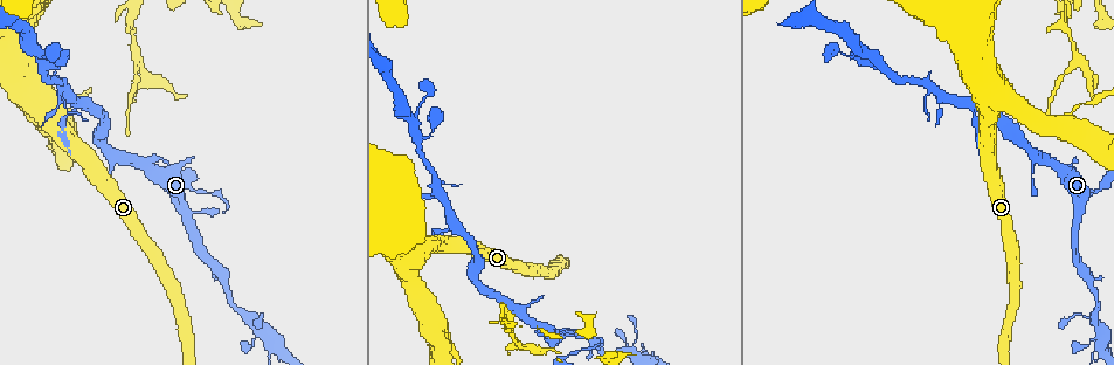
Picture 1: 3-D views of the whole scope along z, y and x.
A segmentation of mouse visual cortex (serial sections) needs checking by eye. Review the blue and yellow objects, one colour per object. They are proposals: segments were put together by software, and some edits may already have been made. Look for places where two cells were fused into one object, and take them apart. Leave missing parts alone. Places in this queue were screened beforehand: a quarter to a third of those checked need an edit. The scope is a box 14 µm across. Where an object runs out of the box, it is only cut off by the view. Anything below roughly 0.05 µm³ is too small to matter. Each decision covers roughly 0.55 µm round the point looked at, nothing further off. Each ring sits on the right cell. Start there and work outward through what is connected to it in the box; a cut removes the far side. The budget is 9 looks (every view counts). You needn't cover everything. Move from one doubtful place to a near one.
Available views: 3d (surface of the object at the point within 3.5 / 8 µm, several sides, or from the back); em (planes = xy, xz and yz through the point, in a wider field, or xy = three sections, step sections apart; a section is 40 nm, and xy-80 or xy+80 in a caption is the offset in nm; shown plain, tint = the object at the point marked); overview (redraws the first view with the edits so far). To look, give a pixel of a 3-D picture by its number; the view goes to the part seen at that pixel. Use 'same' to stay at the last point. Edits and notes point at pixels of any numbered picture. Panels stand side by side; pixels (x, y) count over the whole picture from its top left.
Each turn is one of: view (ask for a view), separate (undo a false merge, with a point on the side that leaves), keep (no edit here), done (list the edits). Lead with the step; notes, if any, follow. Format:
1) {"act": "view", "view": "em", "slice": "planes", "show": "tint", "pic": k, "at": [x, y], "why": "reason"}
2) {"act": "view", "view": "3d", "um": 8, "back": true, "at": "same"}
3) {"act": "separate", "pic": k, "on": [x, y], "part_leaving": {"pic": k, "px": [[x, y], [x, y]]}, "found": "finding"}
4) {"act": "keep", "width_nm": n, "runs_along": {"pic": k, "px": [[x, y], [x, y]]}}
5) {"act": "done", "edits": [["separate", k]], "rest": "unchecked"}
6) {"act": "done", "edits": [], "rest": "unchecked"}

{"act": "view", "view": "3d", "um": 8, "pic": 1, "at": [183, 210], "why": "arms part here"}

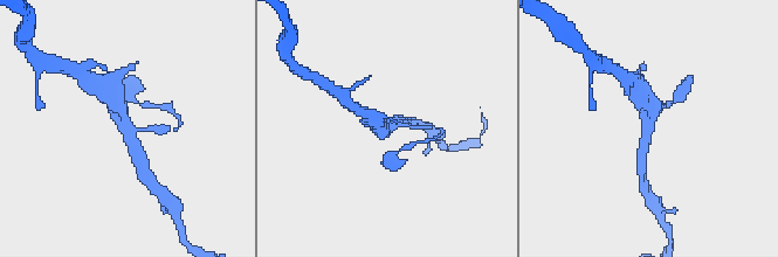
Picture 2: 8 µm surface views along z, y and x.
{"act": "view", "view": "3d", "um": 3.5, "pic": 2, "at": [127, 130]}

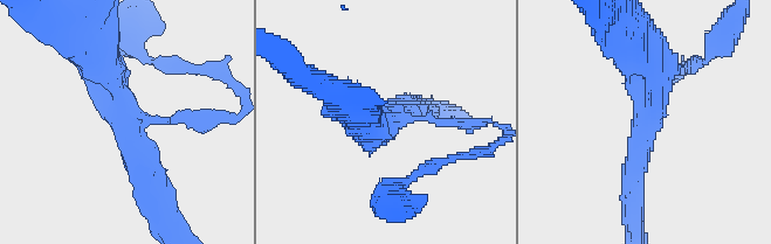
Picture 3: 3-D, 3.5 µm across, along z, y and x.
{"act": "view", "view": "em", "slice": "xy", "step": 5, "show": "tint", "pic": 3, "at": [389, 119], "arms": 3, "arm_widths_nm": [100, 350, 450], "why": "shape alone is not enough"}

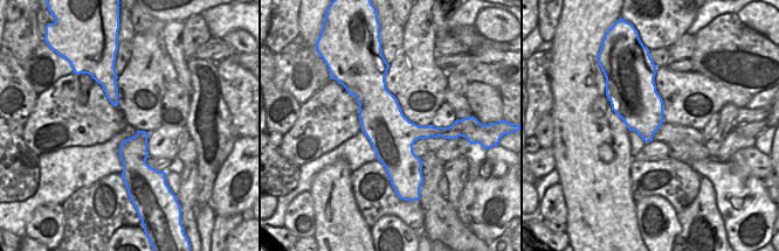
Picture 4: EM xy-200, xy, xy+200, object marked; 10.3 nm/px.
{"act": "separate", "pic": 3, "on": [198, 122], "border": {"pic": 4, "px": [[435, 127], [432, 136]]}, "found": "two cells meet here"}

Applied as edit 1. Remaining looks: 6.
{"act": "view", "view": "overview", "why": "redraw"}

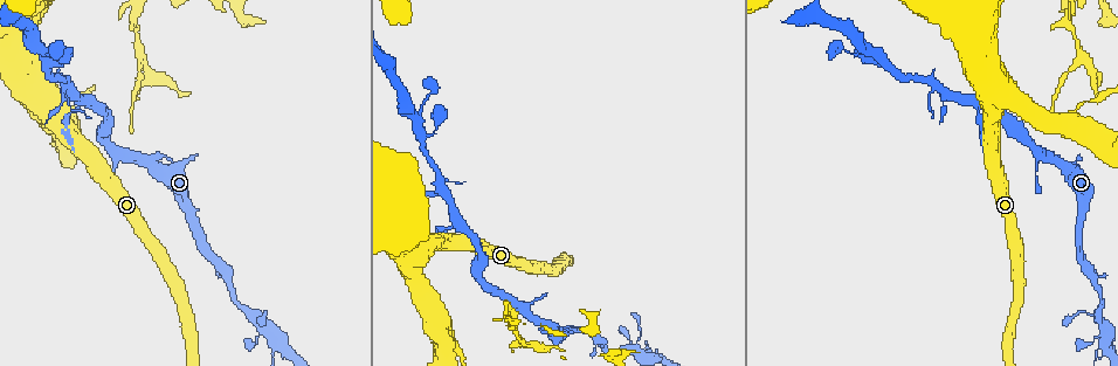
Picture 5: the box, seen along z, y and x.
{"act": "view", "view": "3d", "um": 3.5, "pic": 5, "at": [262, 331]}

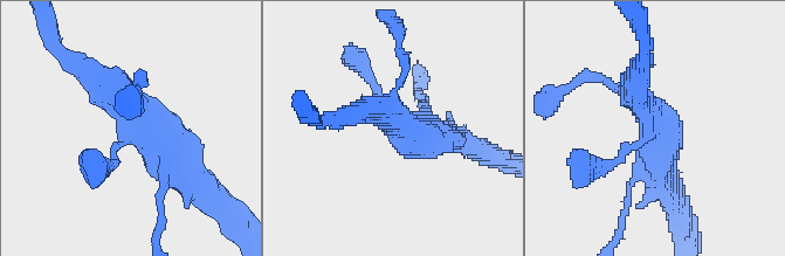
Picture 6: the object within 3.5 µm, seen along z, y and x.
{"act": "view", "view": "em", "slice": "xy", "step": 5, "show": "tint", "pic": 6, "at": [130, 134], "why": "need the tissue"}

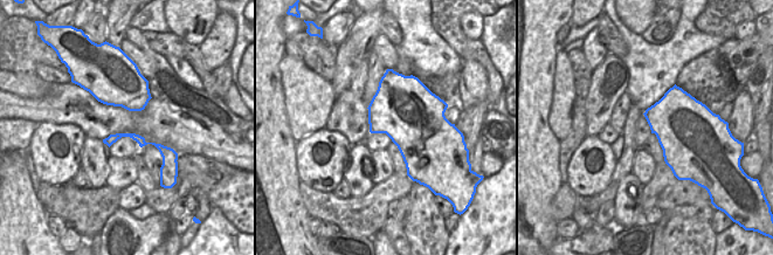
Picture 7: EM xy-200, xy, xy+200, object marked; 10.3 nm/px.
{"act": "keep", "runs_along": {"pic": 6, "px": [[102, 85], [145, 117], [98, 164]]}, "found": "continuous, no second cell"}

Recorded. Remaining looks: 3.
{"act": "view", "view": "3d", "um": 3.5, "pic": 5, "at": [870, 51], "why": "two arms in line, one across"}

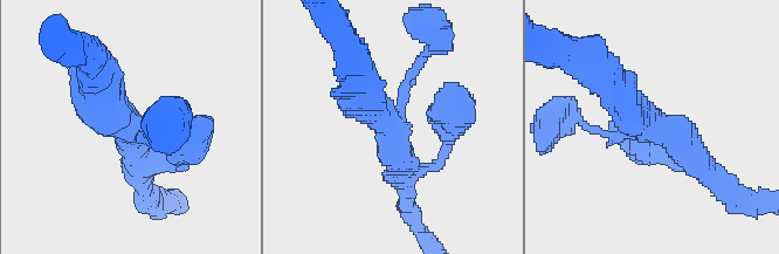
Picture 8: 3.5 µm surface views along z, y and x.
{"act": "view", "view": "em", "slice": "planes", "show": "tint", "pic": 8, "at": [653, 127], "arms": 3, "arm_widths_nm": [150, 400, 500]}

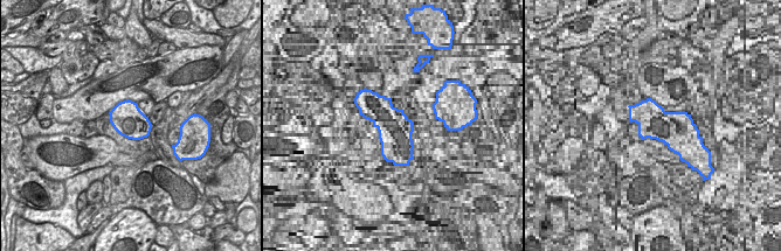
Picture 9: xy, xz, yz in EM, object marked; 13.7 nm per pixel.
{"act": "view", "view": "em", "slice": "xy", "step": 5, "show": "tint", "at": "same", "why": "cut it another way"}

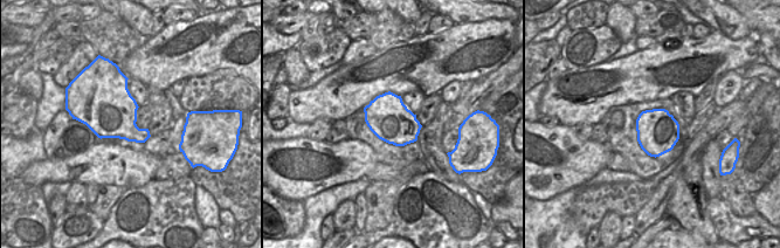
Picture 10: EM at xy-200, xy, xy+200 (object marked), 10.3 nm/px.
{"act": "keep", "runs_along": {"pic": 8, "px": [[709, 169], [640, 118], [604, 75]]}, "found": "one cell here"}

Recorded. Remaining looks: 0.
{"act": "done", "edits": [["separate", 3]], "rest": "unchecked"}

